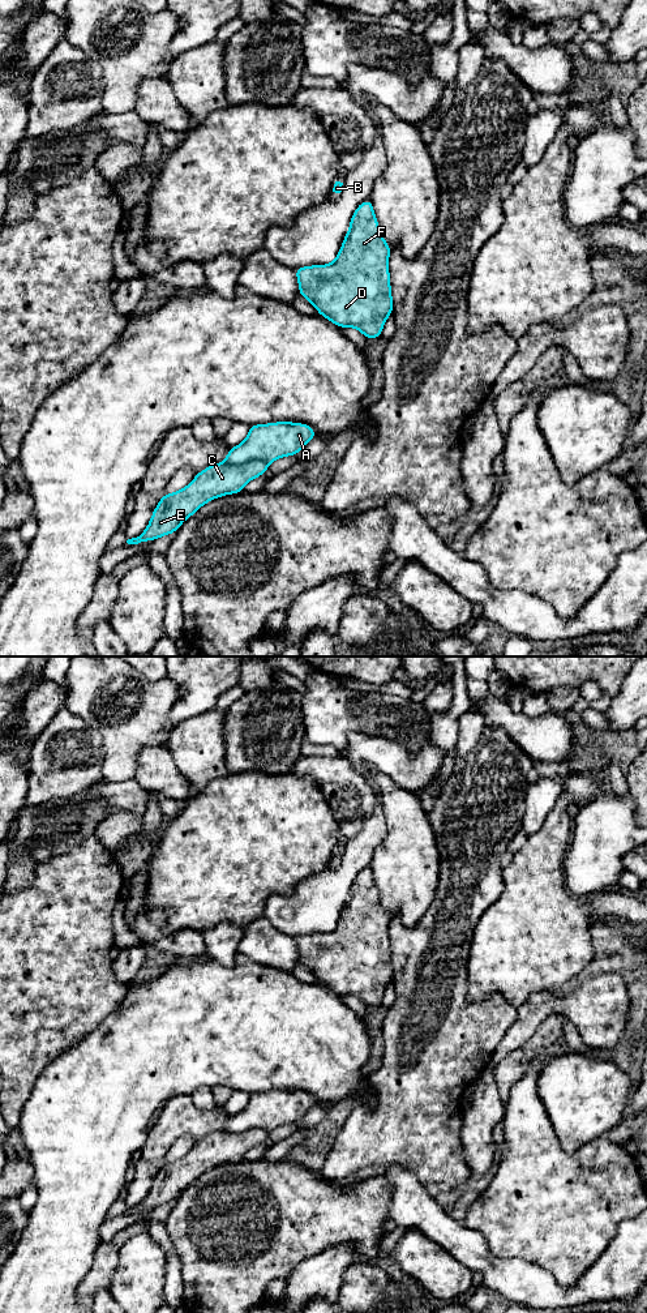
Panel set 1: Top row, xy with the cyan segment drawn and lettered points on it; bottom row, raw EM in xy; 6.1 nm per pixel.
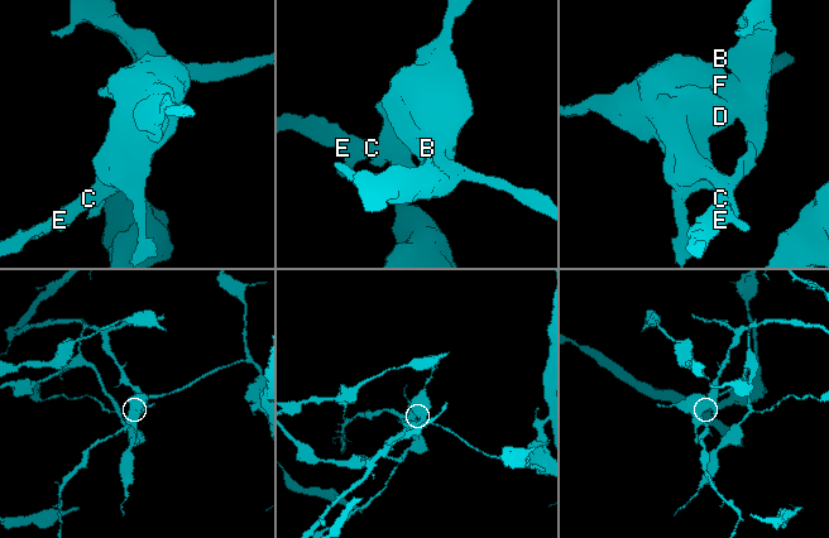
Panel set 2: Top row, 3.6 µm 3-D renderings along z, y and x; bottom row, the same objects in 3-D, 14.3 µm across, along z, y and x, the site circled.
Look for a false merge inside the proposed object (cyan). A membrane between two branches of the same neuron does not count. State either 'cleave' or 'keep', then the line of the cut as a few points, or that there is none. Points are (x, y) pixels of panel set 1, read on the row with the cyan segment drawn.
cleave | xy (268, 462), (249, 460), (240, 465), (225, 463)

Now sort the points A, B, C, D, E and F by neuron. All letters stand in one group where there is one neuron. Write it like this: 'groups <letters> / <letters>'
groups A D F / B C E

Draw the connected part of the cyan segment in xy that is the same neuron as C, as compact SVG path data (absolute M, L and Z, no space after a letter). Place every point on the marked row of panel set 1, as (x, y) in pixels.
M252 459L241 466L210 465L196 474L185 488L163 495L145 531L137 538L128 539L127 543L153 542L176 533L202 505L224 495L244 492L245 484L262 476L267 467L269 463L260 459Z

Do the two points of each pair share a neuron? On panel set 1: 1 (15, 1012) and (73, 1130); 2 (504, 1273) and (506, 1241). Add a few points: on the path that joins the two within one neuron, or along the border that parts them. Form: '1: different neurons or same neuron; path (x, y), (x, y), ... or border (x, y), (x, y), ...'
1: different neurons; border (65, 1048), (45, 1068), (29, 1096)
2: different neurons; border (483, 1236), (493, 1254), (521, 1257), (535, 1265)

